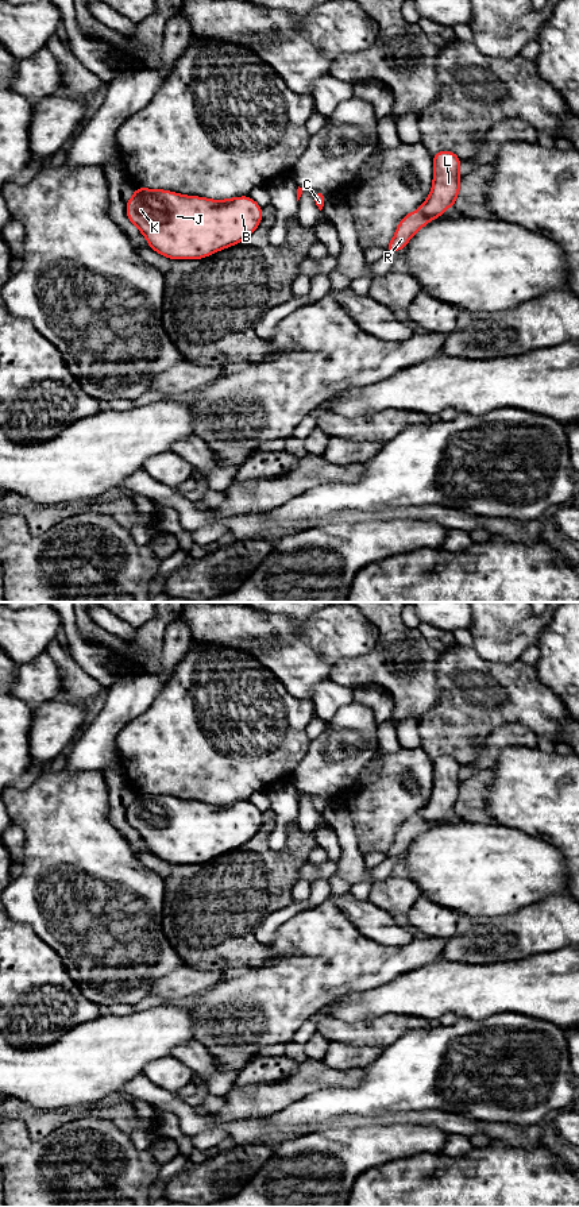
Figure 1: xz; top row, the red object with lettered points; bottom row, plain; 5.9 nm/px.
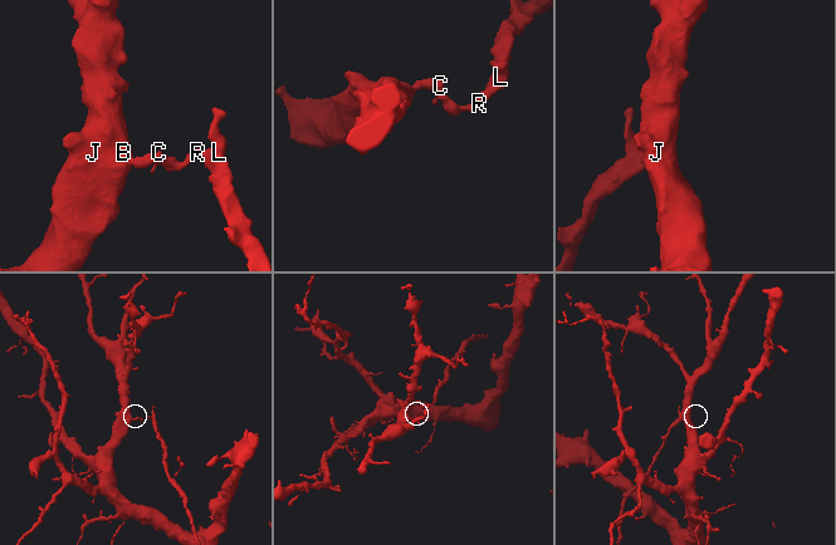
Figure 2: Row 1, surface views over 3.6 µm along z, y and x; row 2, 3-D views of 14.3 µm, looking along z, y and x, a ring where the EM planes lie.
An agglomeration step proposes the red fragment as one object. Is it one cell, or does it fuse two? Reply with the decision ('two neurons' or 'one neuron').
two neurons

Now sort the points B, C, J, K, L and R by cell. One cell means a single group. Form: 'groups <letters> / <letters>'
groups B C J K R / L

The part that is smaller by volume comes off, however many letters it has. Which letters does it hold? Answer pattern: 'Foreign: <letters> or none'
Foreign: L

